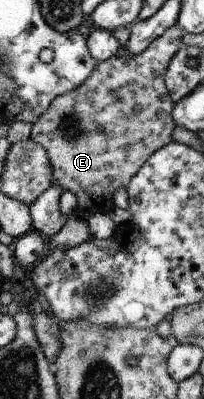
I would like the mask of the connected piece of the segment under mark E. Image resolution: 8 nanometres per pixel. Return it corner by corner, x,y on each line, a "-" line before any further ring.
173,25
143,52
132,55
124,51
98,63
90,77
78,89
54,100
46,113
33,123
31,139
48,152
53,170
52,186
59,187
63,193
74,194
77,206
112,206
110,200
114,192
130,186
134,176
142,170
151,156
173,140
171,137
176,125
172,112
175,103
166,89
165,73
172,58
180,50
182,36
184,32
180,27

